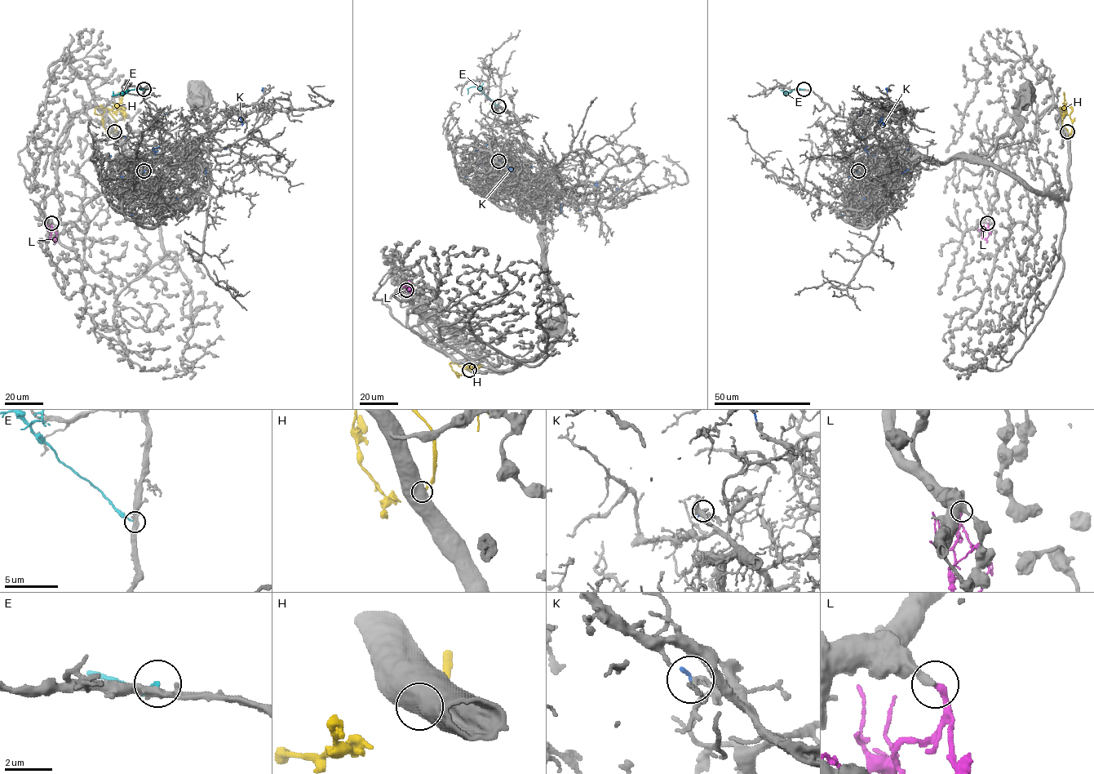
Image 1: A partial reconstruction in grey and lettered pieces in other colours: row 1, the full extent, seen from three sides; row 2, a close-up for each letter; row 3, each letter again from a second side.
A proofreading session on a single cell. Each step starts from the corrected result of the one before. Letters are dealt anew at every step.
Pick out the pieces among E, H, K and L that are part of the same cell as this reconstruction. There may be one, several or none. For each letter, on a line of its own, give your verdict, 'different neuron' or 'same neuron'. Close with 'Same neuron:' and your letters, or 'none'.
E: different neuron
H: different neuron
K: different neuron
L: different neuron
Same neuron: none

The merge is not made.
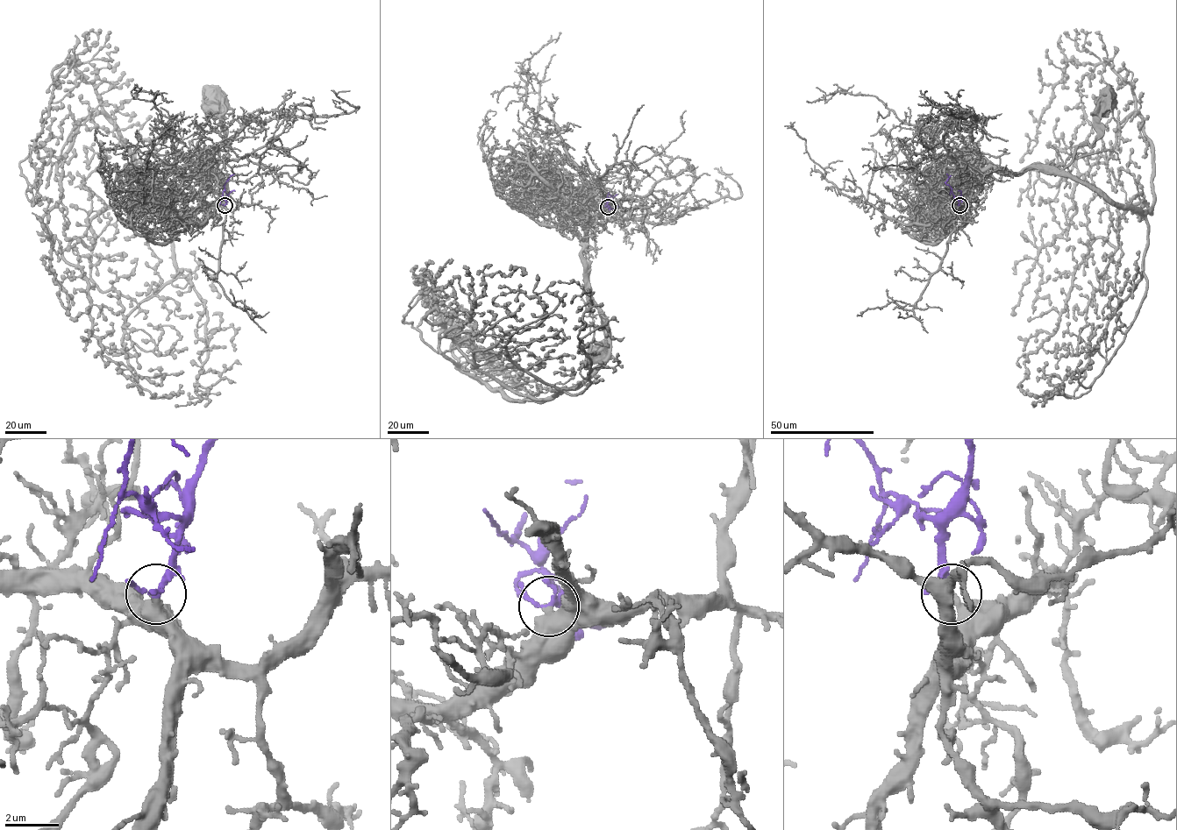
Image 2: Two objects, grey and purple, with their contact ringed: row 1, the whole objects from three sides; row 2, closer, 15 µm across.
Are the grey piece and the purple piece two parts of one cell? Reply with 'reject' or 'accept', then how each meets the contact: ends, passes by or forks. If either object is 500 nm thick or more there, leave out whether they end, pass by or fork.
accept | grey ends | purple passes by

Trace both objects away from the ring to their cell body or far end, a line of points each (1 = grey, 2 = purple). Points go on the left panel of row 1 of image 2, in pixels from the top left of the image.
1: (224, 206), (202, 194), (203, 168), (215, 169), (226, 145), (212, 98)
2: (224, 205), (227, 200), (222, 197), (224, 185), (234, 173)

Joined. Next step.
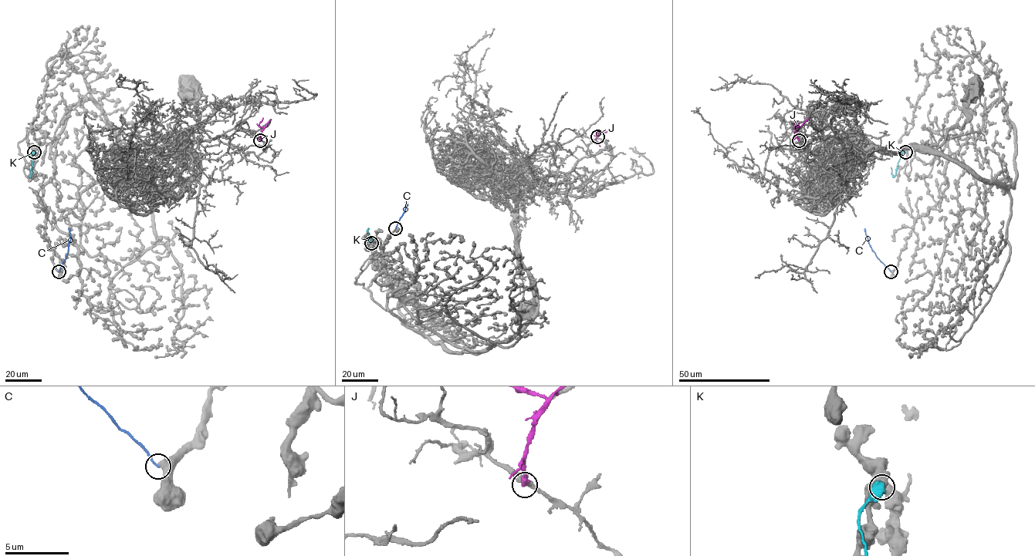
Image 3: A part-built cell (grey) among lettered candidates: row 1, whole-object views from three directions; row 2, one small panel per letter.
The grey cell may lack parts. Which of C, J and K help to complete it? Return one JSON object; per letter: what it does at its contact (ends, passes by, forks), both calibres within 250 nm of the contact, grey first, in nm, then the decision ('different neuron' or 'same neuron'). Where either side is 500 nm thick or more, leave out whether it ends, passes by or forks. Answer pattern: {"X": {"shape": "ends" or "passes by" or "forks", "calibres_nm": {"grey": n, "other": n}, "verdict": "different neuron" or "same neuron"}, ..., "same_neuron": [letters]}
{"C": {"calibres_nm": {"grey": 500, "other": 190}, "verdict": "different neuron"}, "J": {"shape": "ends", "calibres_nm": {"grey": 360, "other": 440}, "verdict": "same neuron"}, "K": {"calibres_nm": {"grey": 600, "other": 240}, "verdict": "different neuron"}, "same_neuron": ["J"]}

